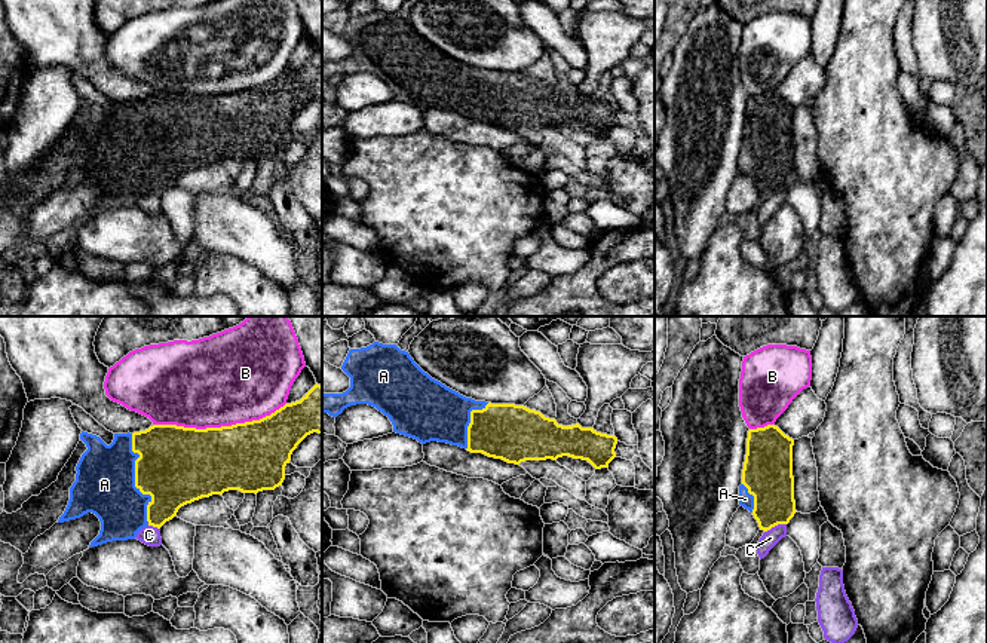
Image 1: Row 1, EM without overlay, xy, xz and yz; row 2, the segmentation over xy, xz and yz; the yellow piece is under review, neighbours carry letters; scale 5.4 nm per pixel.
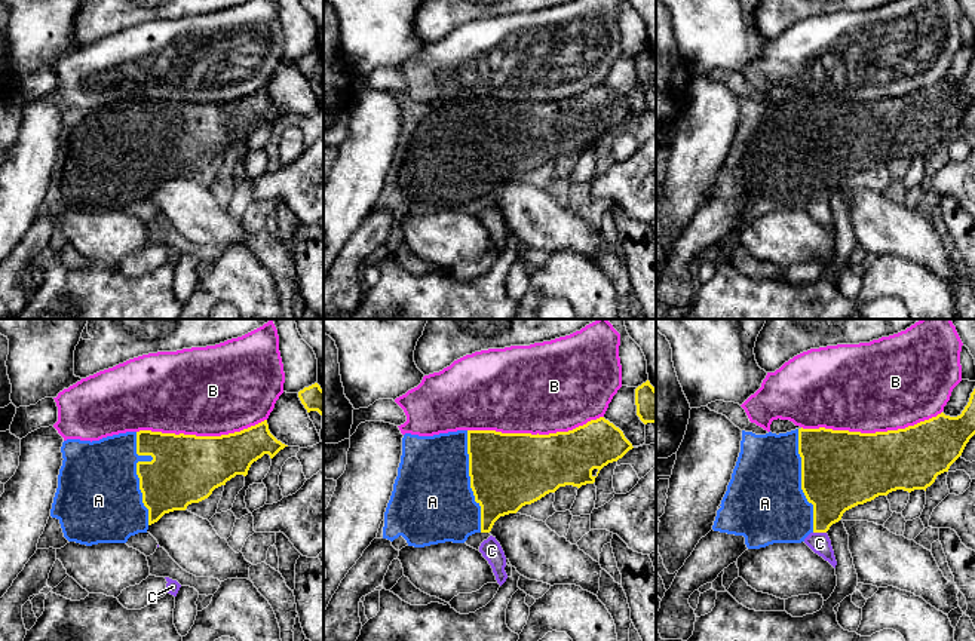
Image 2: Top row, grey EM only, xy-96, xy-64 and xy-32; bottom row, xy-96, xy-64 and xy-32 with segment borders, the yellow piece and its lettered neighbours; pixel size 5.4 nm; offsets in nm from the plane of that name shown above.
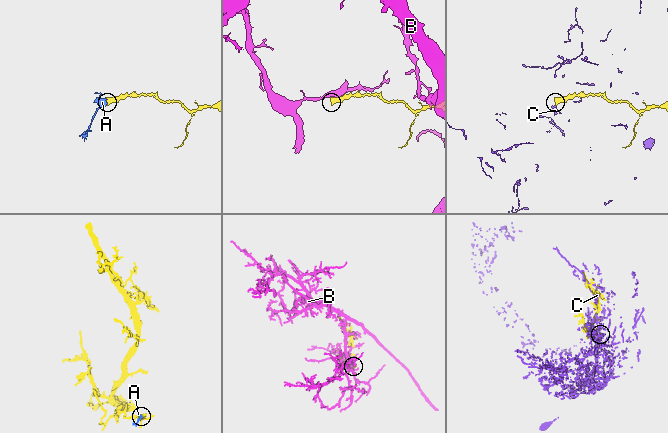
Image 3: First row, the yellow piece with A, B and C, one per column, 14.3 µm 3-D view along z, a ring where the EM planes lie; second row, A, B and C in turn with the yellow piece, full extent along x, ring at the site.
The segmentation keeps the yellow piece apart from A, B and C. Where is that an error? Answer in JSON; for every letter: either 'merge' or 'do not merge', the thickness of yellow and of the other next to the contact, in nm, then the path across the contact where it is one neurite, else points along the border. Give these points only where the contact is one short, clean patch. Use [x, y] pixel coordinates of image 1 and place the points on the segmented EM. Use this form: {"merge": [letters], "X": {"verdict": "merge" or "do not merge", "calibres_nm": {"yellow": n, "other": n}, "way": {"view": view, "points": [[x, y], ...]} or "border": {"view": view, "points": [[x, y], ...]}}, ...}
{"merge": ["A"], "A": {"verdict": "merge", "calibres_nm": {"yellow": 420, "other": 320}}, "B": {"verdict": "do not merge", "calibres_nm": {"yellow": 400, "other": 480}}, "C": {"verdict": "do not merge", "calibres_nm": {"yellow": 240, "other": 90}, "border": {"view": "yz", "points": [[785, 523], [778, 523], [765, 532]]}}}

